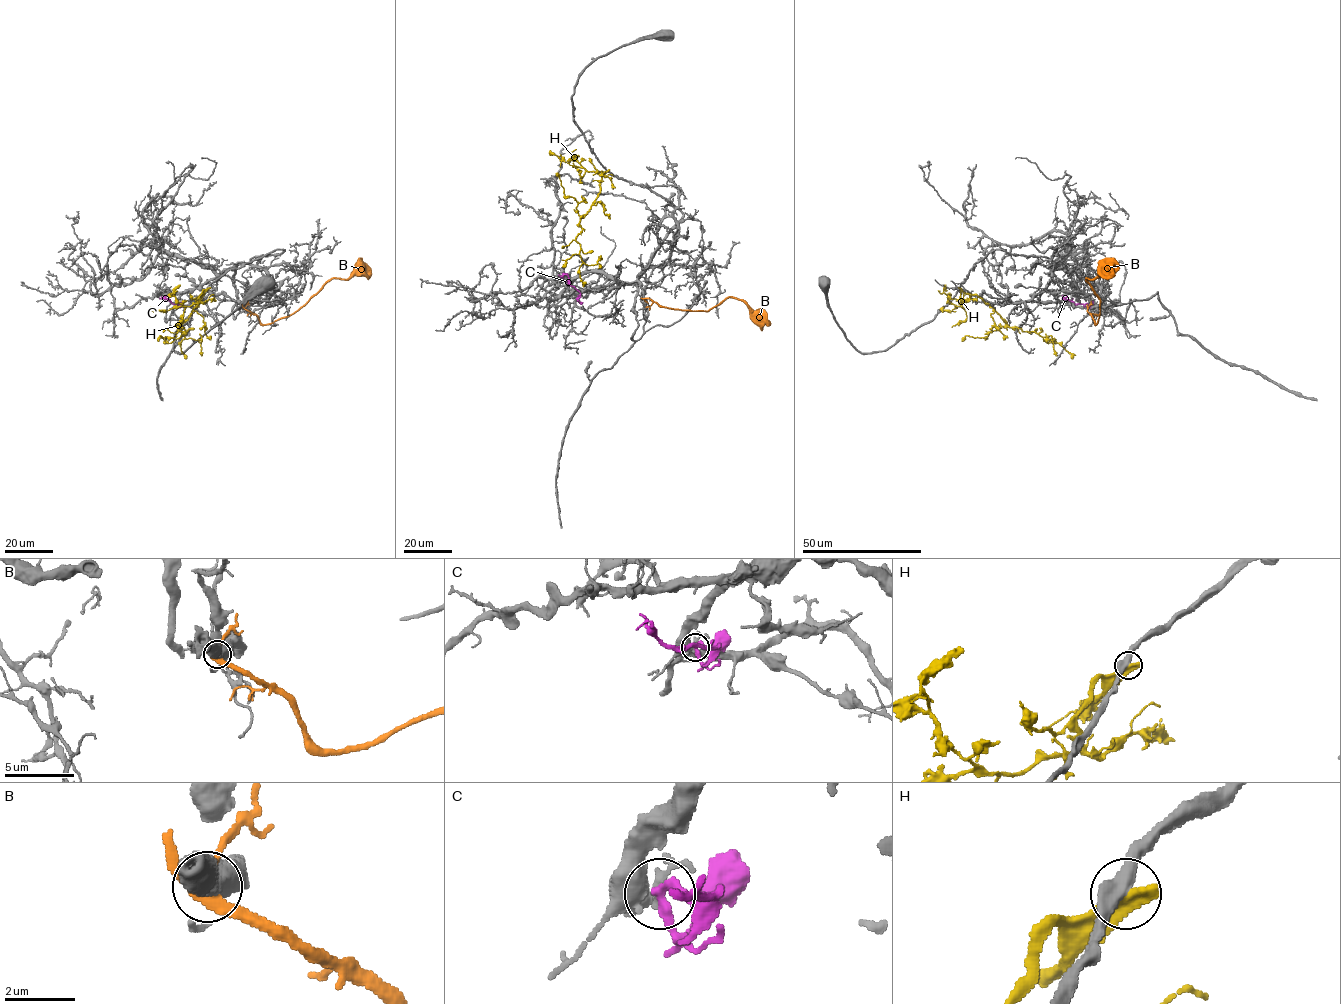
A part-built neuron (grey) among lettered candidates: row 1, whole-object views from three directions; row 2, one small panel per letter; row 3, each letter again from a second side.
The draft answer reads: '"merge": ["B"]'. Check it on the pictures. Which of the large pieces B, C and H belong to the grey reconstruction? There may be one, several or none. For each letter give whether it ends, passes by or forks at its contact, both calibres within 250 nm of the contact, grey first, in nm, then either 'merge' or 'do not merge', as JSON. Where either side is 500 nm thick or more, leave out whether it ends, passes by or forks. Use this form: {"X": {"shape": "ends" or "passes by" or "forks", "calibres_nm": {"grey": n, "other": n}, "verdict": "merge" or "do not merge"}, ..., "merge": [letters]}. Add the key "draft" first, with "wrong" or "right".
{"draft": "wrong", "B": {"calibres_nm": {"grey": 500, "other": 320}, "verdict": "do not merge"}, "C": {"shape": "passes by", "calibres_nm": {"grey": 200, "other": 260}, "verdict": "do not merge"}, "H": {"calibres_nm": {"grey": 360, "other": 550}, "verdict": "do not merge"}, "merge": []}

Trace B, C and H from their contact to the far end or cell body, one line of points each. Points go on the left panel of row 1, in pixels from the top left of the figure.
B: (245, 308), (263, 324), (274, 322), (293, 314), (330, 280), (347, 279), (364, 263)
C: (177, 304), (159, 298)
H: (208, 287), (177, 332), (181, 333), (180, 336), (200, 342), (202, 356)

